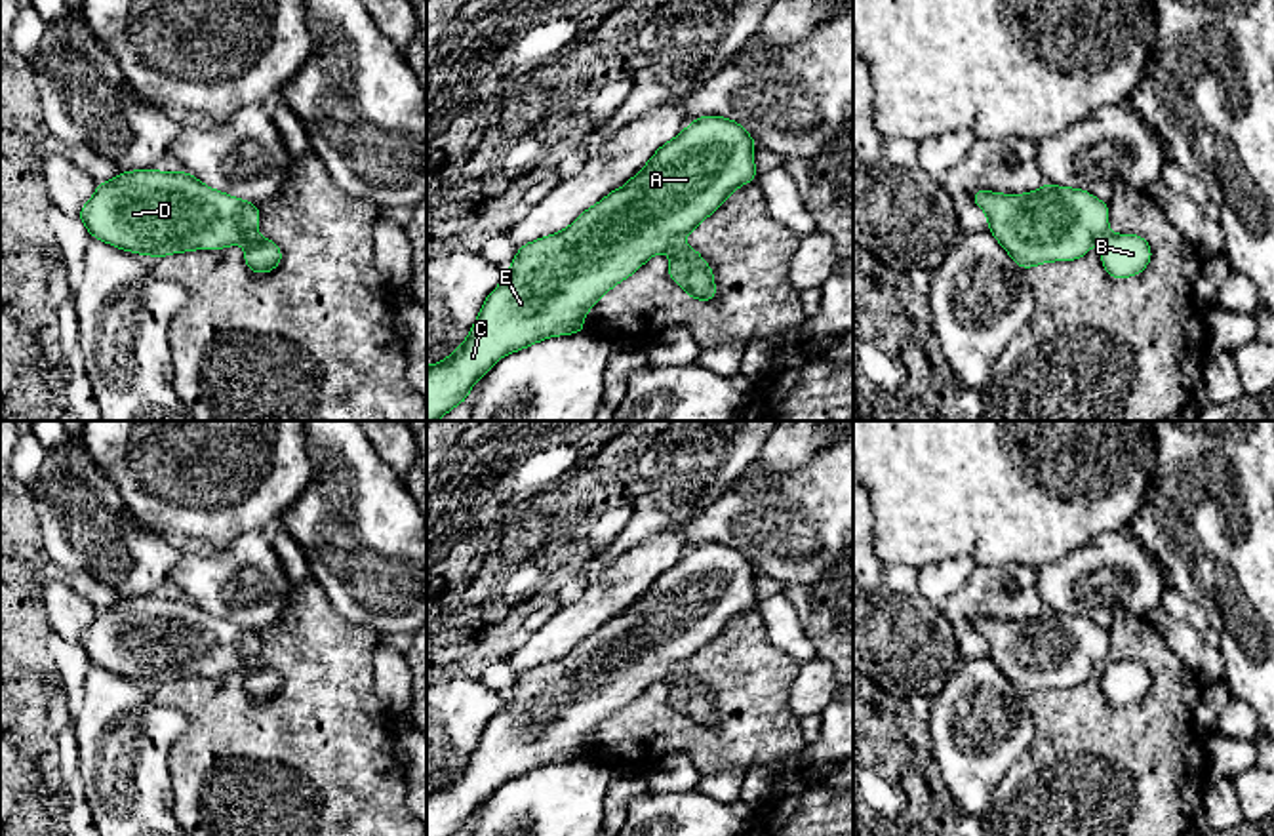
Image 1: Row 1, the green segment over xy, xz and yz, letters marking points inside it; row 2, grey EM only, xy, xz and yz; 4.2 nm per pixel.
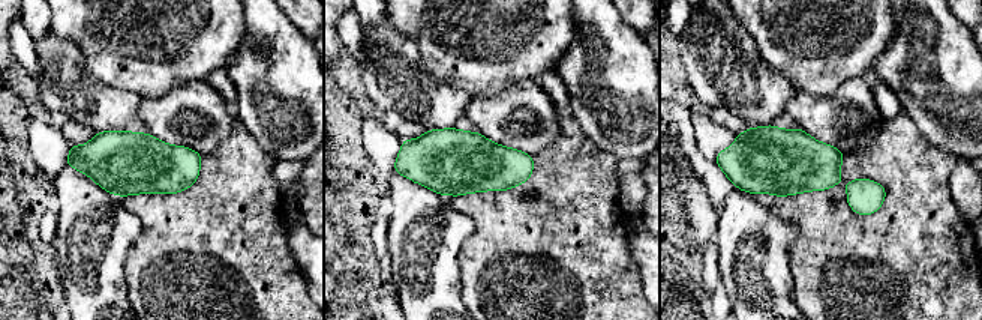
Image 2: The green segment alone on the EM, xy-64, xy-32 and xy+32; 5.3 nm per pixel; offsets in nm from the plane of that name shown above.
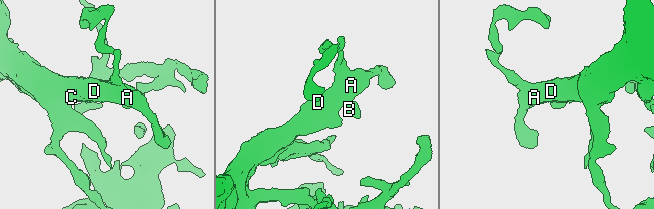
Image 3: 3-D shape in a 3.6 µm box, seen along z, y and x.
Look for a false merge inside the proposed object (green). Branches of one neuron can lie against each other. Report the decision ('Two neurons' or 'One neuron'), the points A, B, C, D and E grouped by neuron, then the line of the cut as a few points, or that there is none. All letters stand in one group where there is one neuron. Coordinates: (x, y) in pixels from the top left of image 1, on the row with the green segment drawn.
One neuron. Groups: A B C D E. No split

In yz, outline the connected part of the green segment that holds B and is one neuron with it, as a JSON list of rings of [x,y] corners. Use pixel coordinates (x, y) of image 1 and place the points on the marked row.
[[[1045,183],[1019,196],[975,190],[971,202],[985,209],[988,230],[1025,270],[1080,259],[1095,242],[1103,244],[1103,267],[1116,280],[1143,272],[1152,259],[1143,236],[1110,234],[1108,204],[1082,189]]]

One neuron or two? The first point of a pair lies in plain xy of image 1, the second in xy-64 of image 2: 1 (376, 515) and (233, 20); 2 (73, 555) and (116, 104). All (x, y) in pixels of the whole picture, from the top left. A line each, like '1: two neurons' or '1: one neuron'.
1: two neurons
2: one neuron

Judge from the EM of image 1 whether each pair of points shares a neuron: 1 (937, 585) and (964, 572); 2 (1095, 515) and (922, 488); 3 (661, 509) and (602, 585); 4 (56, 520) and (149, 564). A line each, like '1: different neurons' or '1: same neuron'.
1: same neuron
2: same neuron
3: different neurons
4: same neuron

